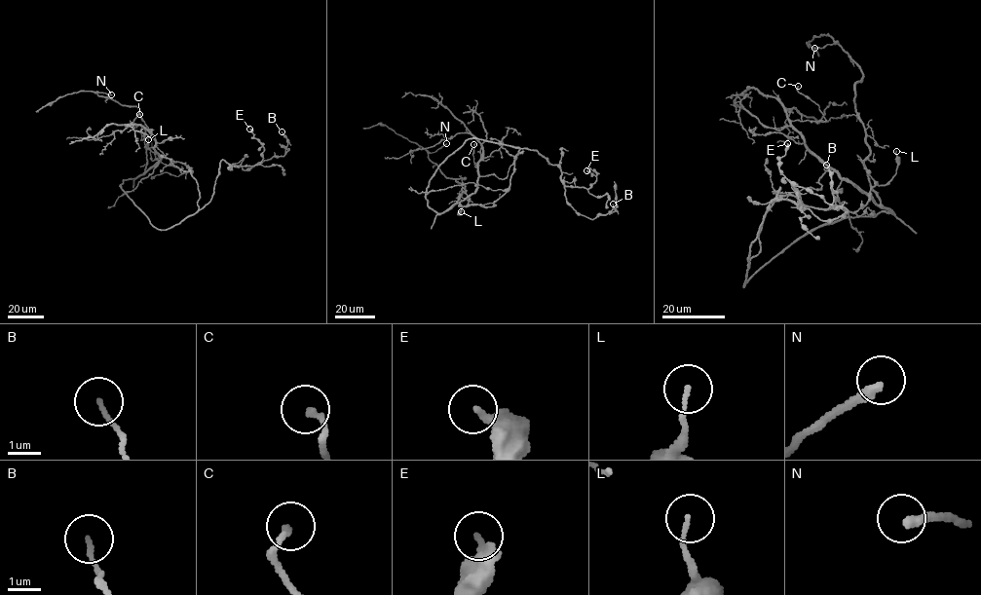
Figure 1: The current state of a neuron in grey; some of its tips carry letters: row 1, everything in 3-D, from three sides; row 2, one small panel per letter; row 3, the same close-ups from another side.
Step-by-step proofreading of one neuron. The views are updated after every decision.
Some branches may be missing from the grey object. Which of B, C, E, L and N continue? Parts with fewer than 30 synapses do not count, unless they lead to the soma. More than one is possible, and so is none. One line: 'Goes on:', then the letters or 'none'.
Goes on: none

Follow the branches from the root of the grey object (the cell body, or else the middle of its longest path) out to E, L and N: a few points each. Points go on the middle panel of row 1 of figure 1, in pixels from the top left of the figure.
E: (497, 177), (507, 176), (520, 148), (537, 150), (557, 165), (567, 186), (590, 187), (596, 174), (586, 170)
L: (497, 177), (504, 179), (513, 163), (509, 188), (492, 206), (471, 204), (463, 206), (461, 211)
N: (497, 177), (480, 176), (452, 206), (466, 190), (456, 179), (466, 178), (446, 178), (428, 157), (446, 143)

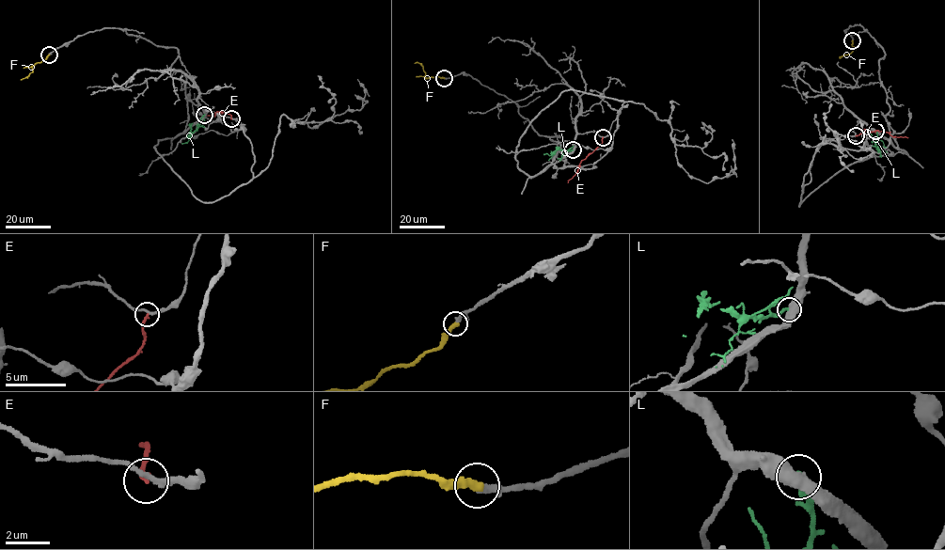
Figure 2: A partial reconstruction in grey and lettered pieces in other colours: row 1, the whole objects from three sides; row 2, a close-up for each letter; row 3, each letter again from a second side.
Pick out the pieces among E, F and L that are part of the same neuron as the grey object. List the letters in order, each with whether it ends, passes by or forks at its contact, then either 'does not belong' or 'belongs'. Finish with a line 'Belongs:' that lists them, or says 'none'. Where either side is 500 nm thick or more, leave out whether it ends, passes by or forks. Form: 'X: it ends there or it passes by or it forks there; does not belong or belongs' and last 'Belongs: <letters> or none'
E: it ends there; does not belong
F: it ends there; belongs
L: does not belong
Belongs: F

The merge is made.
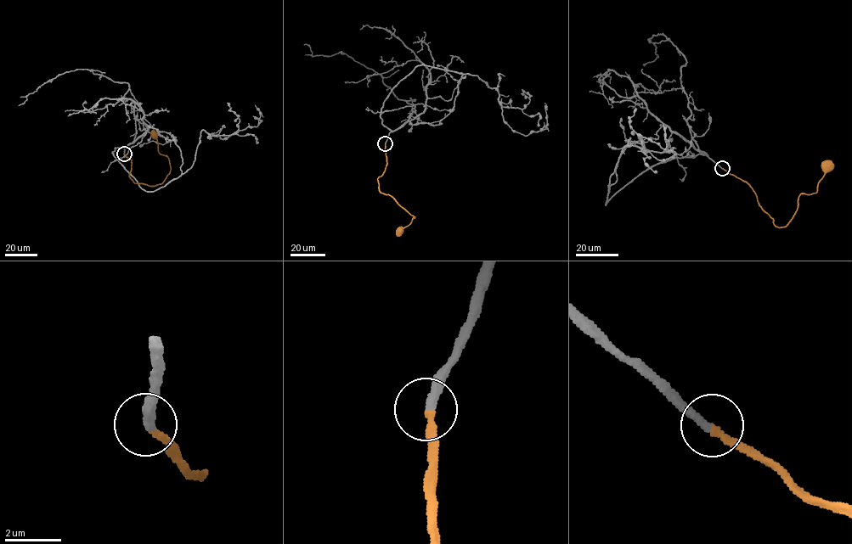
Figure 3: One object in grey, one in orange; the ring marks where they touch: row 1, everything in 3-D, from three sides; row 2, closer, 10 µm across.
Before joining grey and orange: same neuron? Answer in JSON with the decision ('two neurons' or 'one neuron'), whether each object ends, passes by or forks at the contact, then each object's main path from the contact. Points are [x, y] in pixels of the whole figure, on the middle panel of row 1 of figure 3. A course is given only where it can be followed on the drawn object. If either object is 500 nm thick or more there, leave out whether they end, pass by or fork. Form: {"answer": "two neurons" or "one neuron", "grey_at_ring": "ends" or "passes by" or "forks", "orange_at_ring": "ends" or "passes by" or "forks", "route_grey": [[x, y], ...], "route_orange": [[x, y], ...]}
{"answer": "one neuron", "grey_at_ring": "ends", "orange_at_ring": "ends", "route_grey": [[385, 143], [428, 98], [448, 101], [463, 74], [495, 88], [504, 120], [525, 136], [546, 125], [544, 103]], "route_orange": [[385, 143], [386, 164], [383, 173], [378, 177], [378, 187], [415, 216], [400, 231]]}

